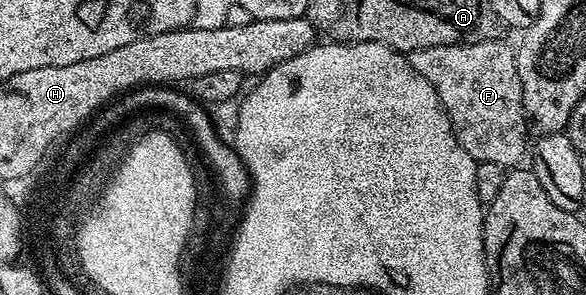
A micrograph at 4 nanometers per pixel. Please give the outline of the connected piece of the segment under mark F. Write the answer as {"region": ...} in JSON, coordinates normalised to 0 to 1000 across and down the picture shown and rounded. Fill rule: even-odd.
{"region":[[[843,129],[829,132],[824,146],[782,146],[780,153],[746,153],[732,166],[712,166],[700,176],[698,210],[701,231],[718,247],[718,261],[725,261],[732,288],[739,288],[790,502],[816,549],[846,553],[872,573],[884,556],[879,549],[891,532],[892,508],[898,498],[901,508],[903,431],[892,383],[892,305],[889,261],[882,261],[879,173],[852,142],[850,129]]]}

